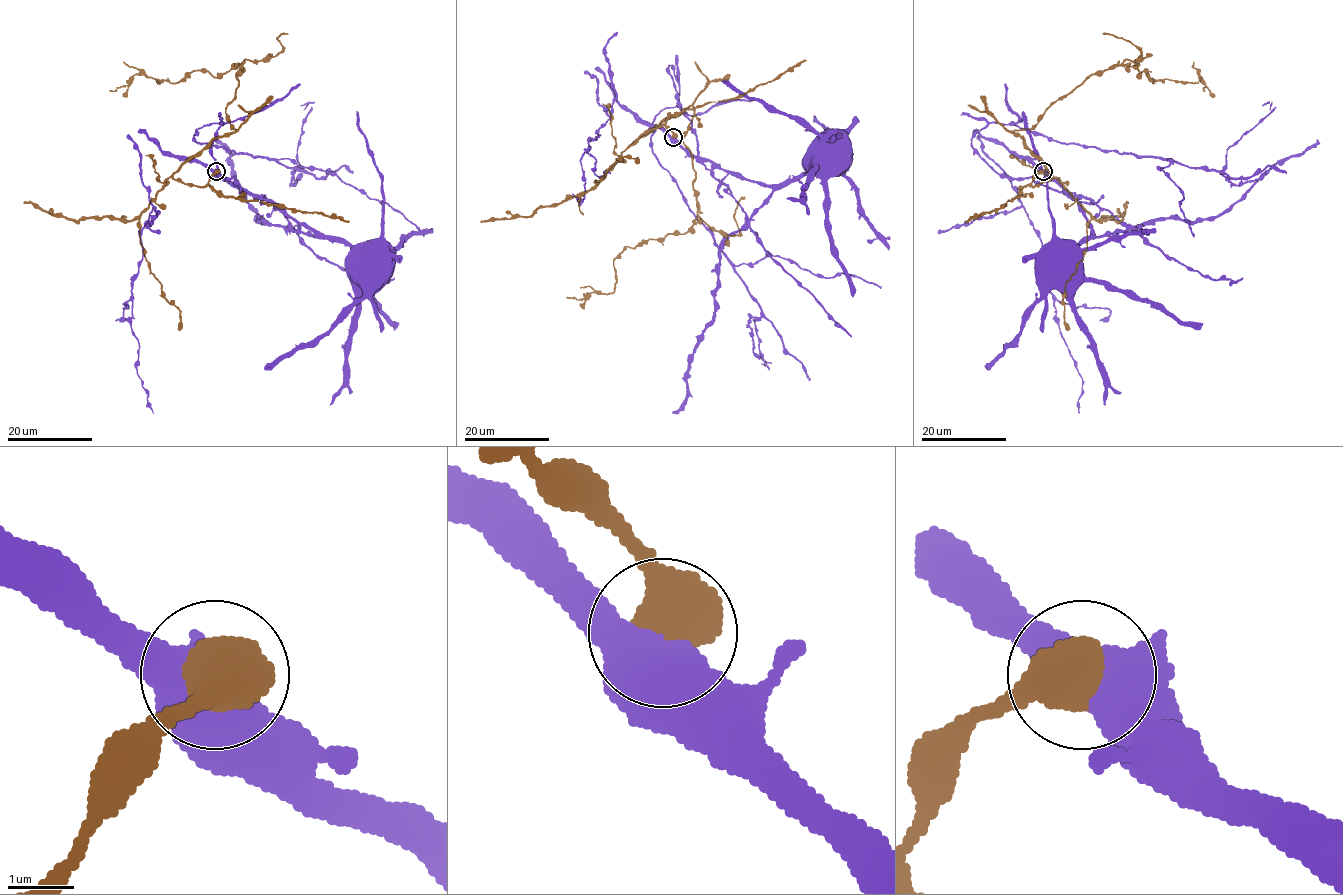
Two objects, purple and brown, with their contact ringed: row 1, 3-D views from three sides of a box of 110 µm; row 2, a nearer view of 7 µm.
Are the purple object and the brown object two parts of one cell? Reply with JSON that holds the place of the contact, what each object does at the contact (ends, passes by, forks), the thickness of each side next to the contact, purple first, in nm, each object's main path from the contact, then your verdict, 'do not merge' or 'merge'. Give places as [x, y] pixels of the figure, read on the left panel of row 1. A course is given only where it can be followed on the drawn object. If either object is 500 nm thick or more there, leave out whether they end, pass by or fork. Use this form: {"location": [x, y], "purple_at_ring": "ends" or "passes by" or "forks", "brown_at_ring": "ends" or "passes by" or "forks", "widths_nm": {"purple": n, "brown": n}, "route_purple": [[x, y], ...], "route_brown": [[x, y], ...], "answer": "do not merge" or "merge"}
{"location": [216, 171], "widths_nm": {"purple": 440, "brown": 750}, "route_purple": [[216, 171], [237, 188], [278, 204], [299, 222], [341, 239], [350, 247], [352, 257], [369, 257], [377, 269]], "route_brown": [[216, 171], [201, 186], [173, 177], [237, 130], [226, 107], [240, 65], [177, 82], [134, 75], [109, 91]], "answer": "merge"}

